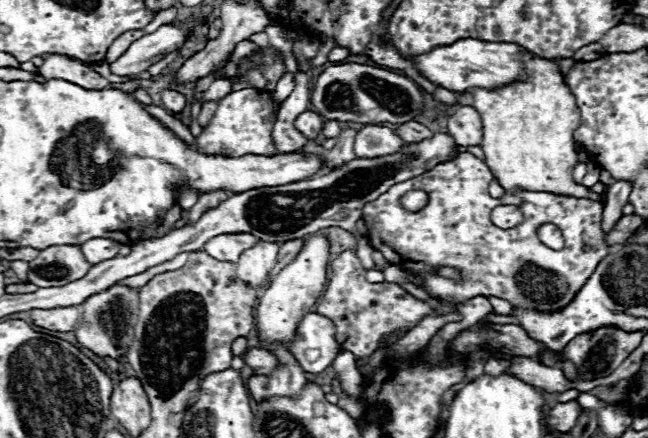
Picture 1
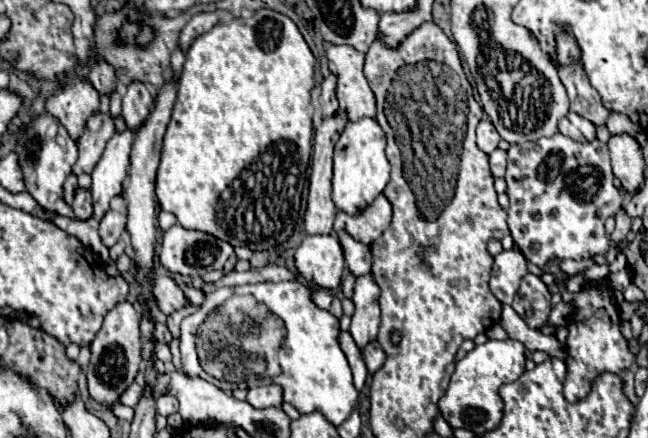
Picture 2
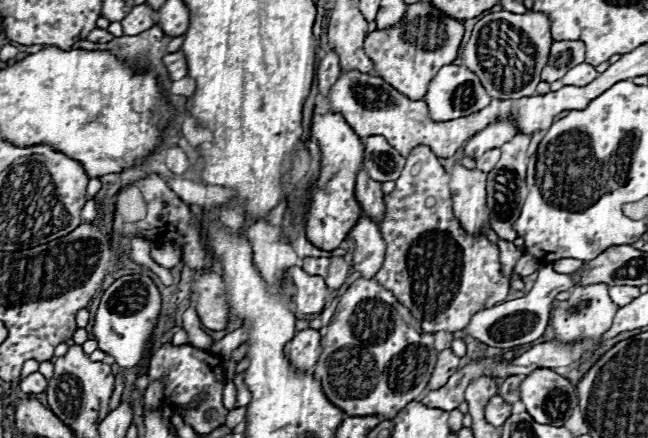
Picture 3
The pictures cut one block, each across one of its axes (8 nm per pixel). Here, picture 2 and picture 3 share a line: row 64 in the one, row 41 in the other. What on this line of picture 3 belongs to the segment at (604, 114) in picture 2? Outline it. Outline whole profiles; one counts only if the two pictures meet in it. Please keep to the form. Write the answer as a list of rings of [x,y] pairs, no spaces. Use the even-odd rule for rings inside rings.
[[[576,40],[554,42],[550,60],[542,70],[542,80],[544,82],[560,80],[568,72],[568,66],[576,66],[576,64],[584,62],[584,54],[586,54],[584,42],[576,42]]]

